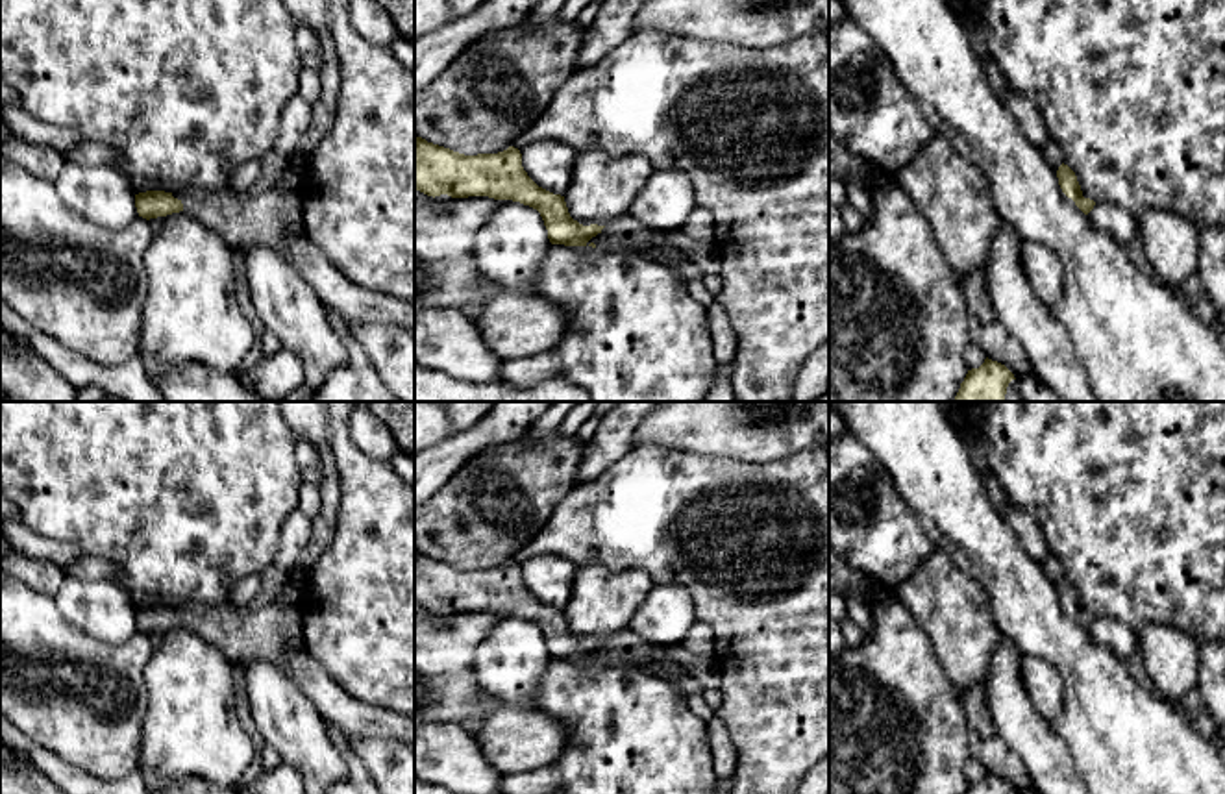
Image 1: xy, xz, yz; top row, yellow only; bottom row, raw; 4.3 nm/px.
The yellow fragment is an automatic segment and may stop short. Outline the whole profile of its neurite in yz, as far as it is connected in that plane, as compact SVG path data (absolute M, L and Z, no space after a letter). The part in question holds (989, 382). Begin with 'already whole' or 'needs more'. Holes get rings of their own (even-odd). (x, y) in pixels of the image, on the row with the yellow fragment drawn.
already whole | M986 357L979 368L968 370L953 402L1005 402L1012 379L1005 365Z

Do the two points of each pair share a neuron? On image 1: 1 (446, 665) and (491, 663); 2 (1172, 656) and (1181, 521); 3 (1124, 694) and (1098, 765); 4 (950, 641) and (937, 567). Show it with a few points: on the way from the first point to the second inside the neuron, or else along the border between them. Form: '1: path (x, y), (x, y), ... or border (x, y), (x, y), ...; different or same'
1: border (494, 624), (474, 654), (474, 676), (493, 700); different
2: border (1138, 630), (1148, 624), (1172, 624), (1198, 645); different
3: path (1114, 711), (1114, 748); same
4: path (950, 622), (950, 606), (940, 595), (940, 585); same

